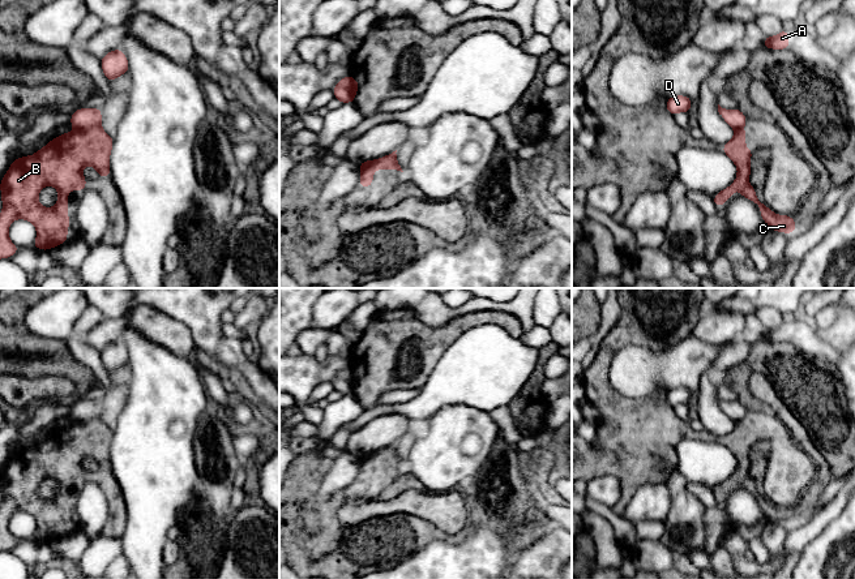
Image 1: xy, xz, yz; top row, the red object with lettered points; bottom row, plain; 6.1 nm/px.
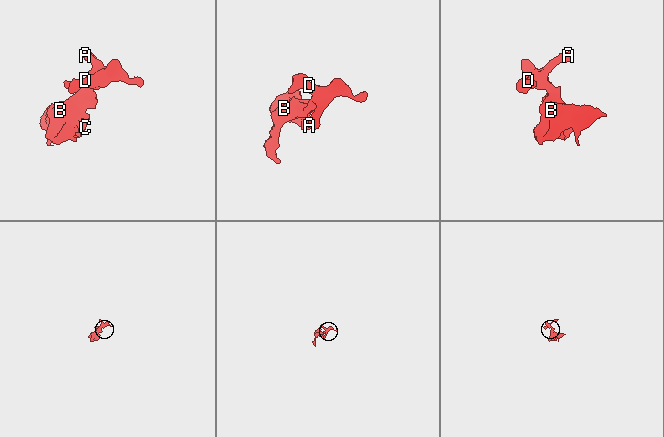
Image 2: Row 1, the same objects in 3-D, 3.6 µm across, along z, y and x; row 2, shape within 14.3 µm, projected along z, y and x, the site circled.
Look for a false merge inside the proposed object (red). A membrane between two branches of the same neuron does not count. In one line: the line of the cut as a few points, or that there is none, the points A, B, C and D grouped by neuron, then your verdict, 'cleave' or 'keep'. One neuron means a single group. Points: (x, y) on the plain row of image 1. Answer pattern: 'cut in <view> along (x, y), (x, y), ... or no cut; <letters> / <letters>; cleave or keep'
cut in xy along (99, 417), (80, 421); A D / B C; cleave

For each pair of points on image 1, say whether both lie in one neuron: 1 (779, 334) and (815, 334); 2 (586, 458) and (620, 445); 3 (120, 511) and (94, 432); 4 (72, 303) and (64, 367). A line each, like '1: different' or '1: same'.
1: same
2: same
3: same
4: different

